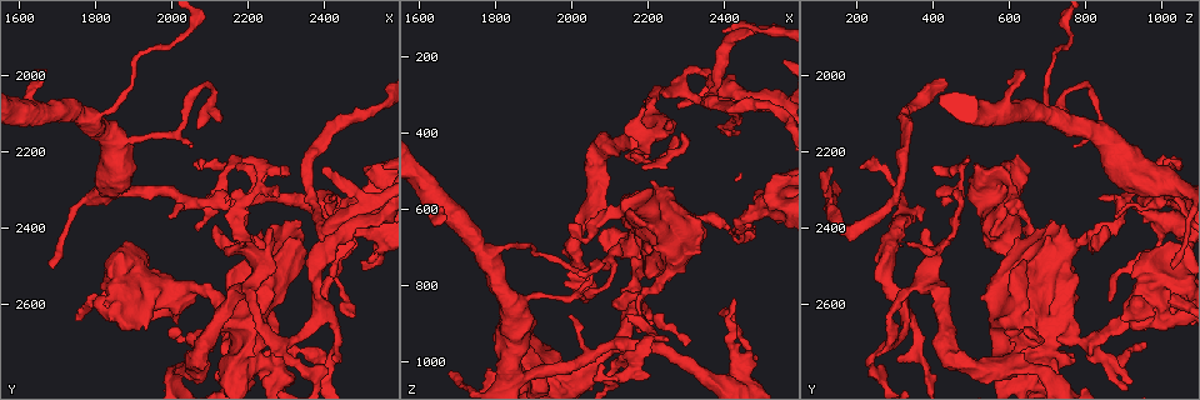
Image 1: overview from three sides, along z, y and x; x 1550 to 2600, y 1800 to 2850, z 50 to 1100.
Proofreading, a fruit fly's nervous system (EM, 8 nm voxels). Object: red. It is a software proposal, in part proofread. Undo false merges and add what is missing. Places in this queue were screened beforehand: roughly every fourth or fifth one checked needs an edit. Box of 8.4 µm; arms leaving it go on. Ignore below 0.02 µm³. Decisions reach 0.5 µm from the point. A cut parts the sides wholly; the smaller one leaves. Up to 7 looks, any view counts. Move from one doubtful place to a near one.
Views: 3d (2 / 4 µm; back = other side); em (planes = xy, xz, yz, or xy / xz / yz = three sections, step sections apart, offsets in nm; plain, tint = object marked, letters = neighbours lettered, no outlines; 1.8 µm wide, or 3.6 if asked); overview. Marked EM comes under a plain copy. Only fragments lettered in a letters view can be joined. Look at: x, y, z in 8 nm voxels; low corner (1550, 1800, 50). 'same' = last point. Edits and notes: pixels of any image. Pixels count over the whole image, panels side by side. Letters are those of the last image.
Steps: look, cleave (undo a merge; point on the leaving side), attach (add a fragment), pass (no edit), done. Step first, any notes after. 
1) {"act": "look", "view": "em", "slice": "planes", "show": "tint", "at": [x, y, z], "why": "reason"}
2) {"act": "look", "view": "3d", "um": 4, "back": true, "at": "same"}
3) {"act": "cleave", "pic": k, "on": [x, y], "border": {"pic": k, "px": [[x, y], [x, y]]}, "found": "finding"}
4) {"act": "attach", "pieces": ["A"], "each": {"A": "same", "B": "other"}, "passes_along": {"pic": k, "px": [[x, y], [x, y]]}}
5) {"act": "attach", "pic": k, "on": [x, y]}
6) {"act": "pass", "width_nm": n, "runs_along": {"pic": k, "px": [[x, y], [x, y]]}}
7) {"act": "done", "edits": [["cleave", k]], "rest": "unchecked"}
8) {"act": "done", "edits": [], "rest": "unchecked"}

{"act": "look", "view": "3d", "um": 4, "at": [1915, 2665, 940], "why": "branch stops here"}

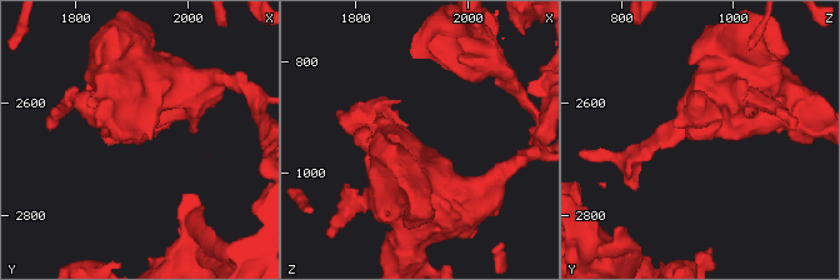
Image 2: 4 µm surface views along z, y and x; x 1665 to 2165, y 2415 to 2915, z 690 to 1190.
{"act": "look", "view": "em", "slice": "xz", "step": 4, "show": "tint", "at": [1910, 2660, 940], "arm_widths_nm": [300, 600], "why": "shape alone is not enough"}

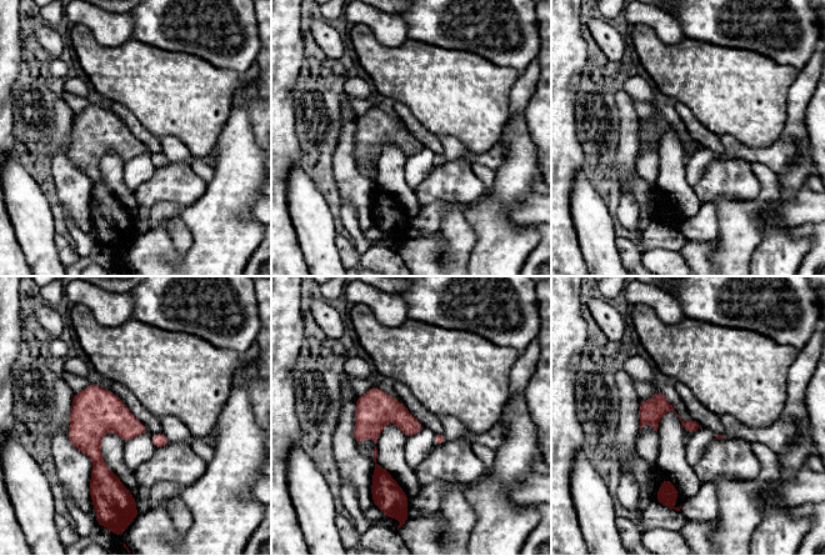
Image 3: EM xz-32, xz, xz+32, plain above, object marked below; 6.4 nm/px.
{"act": "look", "view": "em", "slice": "planes", "show": "letters", "at": "same", "why": "another direction"}

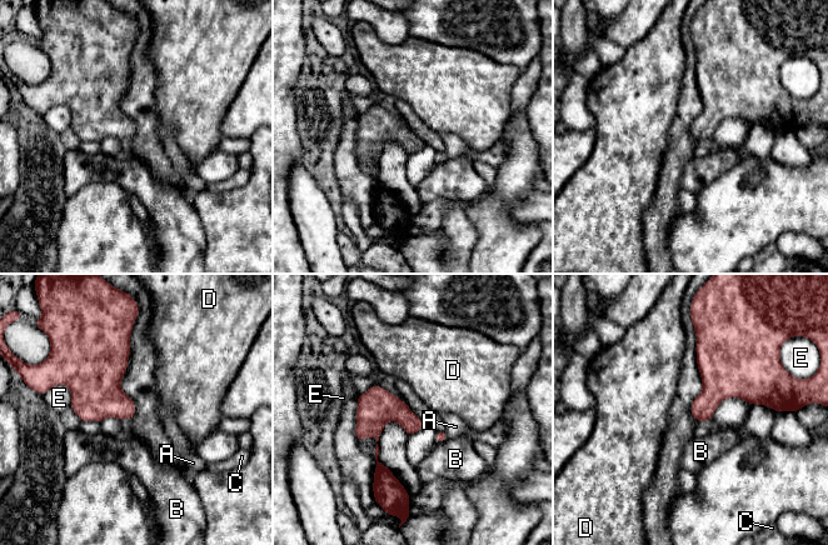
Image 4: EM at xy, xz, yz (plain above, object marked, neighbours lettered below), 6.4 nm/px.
{"act": "pass", "longest_contact_nm": ["E", 200], "each": {"A": "other", "B": "other", "C": "other", "D": "other", "E": "other"}, "border": {"pic": 4, "px": [[448, 438], [435, 443]]}, "found": "none of them fits"}

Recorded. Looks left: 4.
{"act": "look", "view": "3d", "um": 4, "at": [2205, 2775, 875], "why": "sharp bend"}

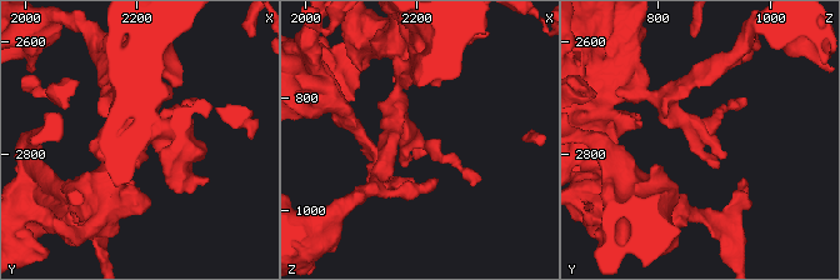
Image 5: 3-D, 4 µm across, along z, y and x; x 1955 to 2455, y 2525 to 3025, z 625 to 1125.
{"act": "look", "view": "em", "slice": "planes", "show": "letters", "at": [2195, 2775, 880], "why": "need the tissue"}

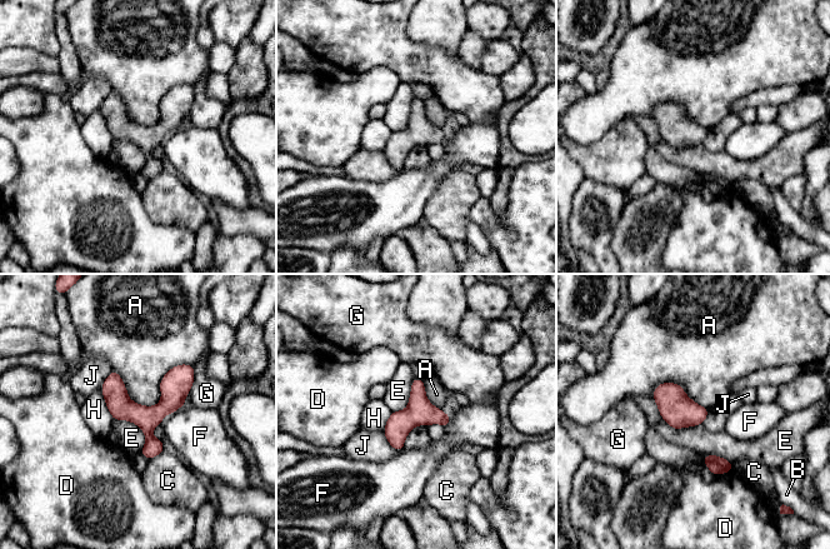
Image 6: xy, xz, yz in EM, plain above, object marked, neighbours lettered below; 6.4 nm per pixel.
{"act": "pass", "each": {"A": "other", "B": "other", "C": "other", "D": "other", "E": "other", "F": "other", "G": "other", "H": "other", "J": "other"}, "border": {"pic": 6, "px": [[113, 418], [143, 432], [141, 452]]}, "found": "all the same neuron"}

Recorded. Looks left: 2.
{"act": "look", "view": "3d", "um": 4, "back": true, "at": [2075, 2725, 620], "why": "three arms meet"}

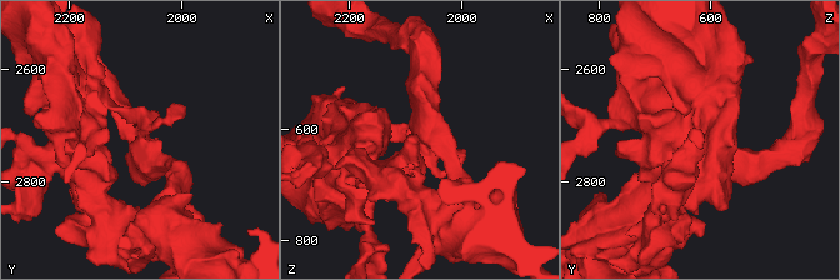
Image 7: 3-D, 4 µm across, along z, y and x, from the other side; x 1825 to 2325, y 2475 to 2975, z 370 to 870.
{"act": "look", "view": "em", "slice": "xz", "step": 8, "show": "letters", "at": [2075, 2725, 620]}

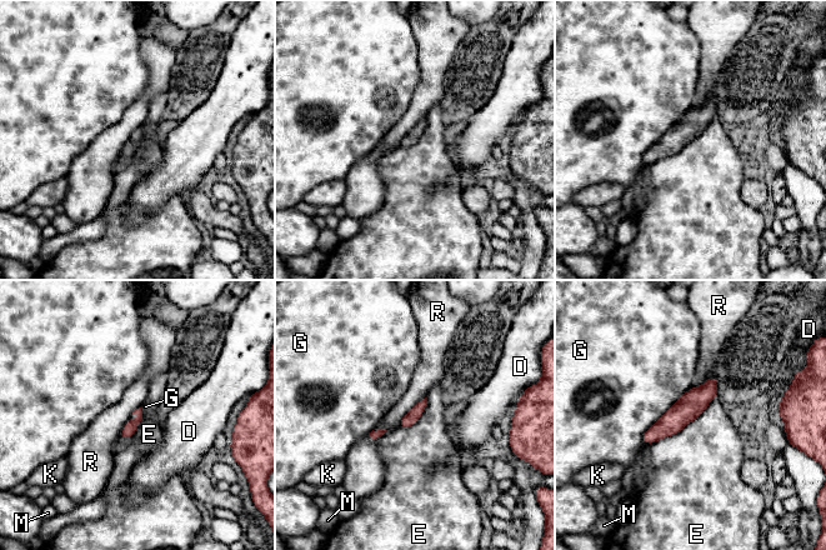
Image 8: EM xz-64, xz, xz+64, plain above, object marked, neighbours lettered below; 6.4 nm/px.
{"act": "pass", "each": {"D": "other", "E": "other", "G": "other", "K": "other", "M": "other", "R": "other"}, "found": "all the same neuron"}

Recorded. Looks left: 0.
{"act": "done", "edits": [], "rest": "unchecked"}

